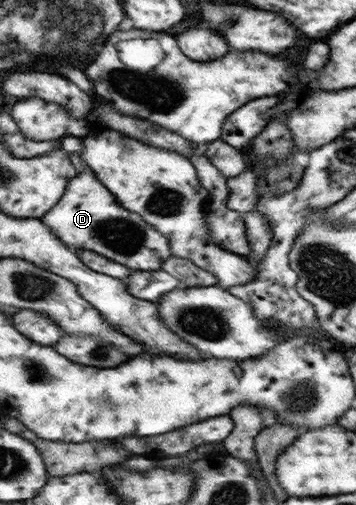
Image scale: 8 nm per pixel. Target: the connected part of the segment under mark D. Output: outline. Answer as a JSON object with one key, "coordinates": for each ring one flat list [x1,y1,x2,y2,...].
{"coordinates":[[84,169,66,186,65,195,42,220,70,248,89,250,117,263,127,263,133,270,157,271,171,257,171,240,133,211,124,208,117,196,105,187,91,169]]}

